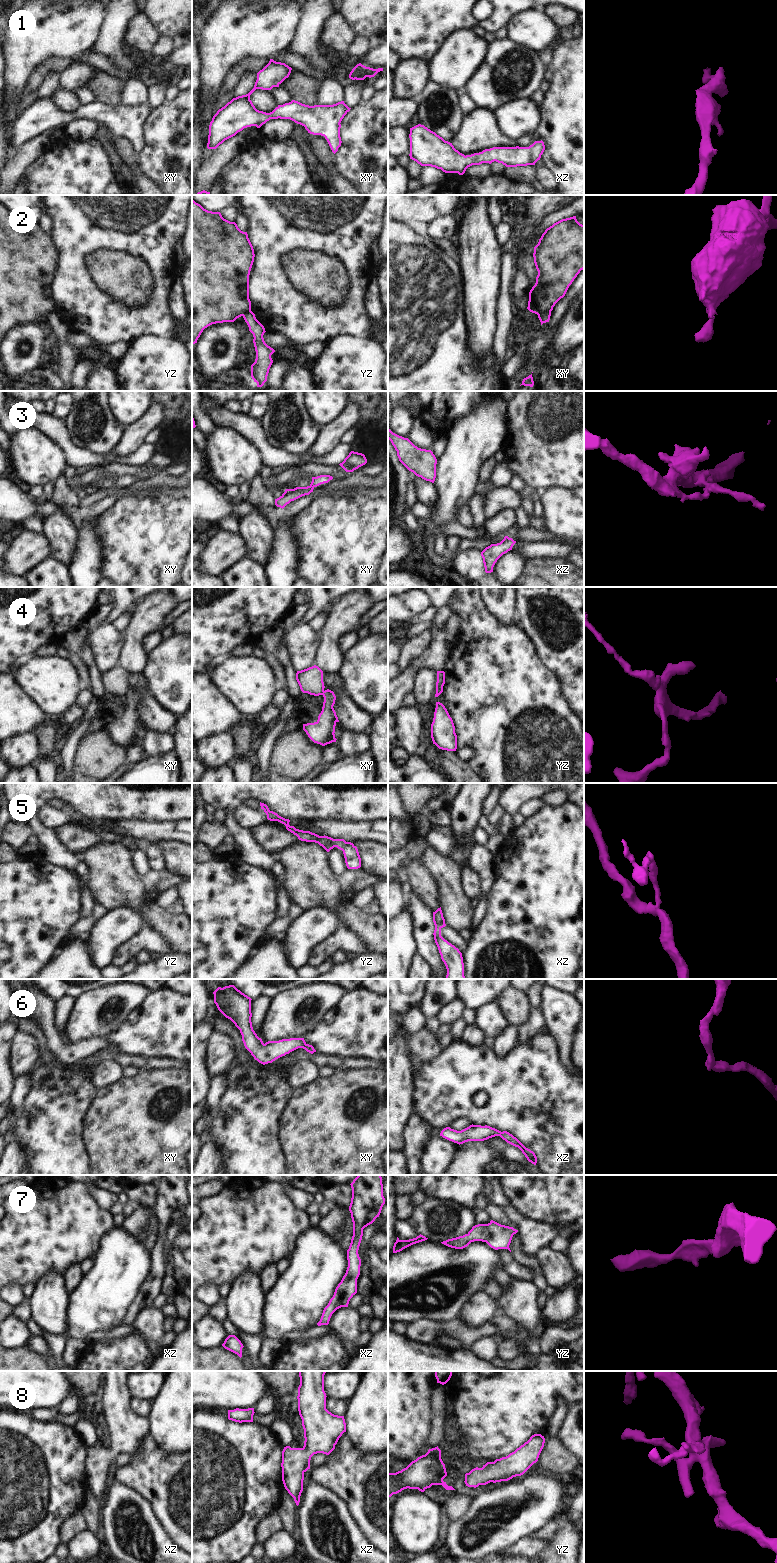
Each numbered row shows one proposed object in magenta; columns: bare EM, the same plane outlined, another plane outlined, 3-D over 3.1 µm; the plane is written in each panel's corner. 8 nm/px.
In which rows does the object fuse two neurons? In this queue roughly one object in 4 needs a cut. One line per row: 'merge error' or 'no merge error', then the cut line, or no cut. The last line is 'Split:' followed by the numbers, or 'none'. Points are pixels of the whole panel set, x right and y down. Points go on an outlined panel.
1: no merge error; no cut
2: merge error; cut in xy along (550, 311), (544, 311), (538, 315)
3: merge error; cut in xy along (310, 485), (313, 487)
4: merge error; cut in xy along (324, 691), (321, 694)
5: no merge error; no cut
6: no merge error; no cut
7: no merge error; no cut
8: no merge error; no cut
Split: 2, 3, 4

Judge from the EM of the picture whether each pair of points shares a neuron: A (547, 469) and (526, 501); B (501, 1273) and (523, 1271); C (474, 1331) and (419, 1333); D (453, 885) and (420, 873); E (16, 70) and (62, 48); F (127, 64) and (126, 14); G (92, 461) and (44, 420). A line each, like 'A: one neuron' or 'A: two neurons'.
A: two neurons
B: two neurons
C: one neuron
D: two neurons
E: one neuron
F: one neuron
G: one neuron

